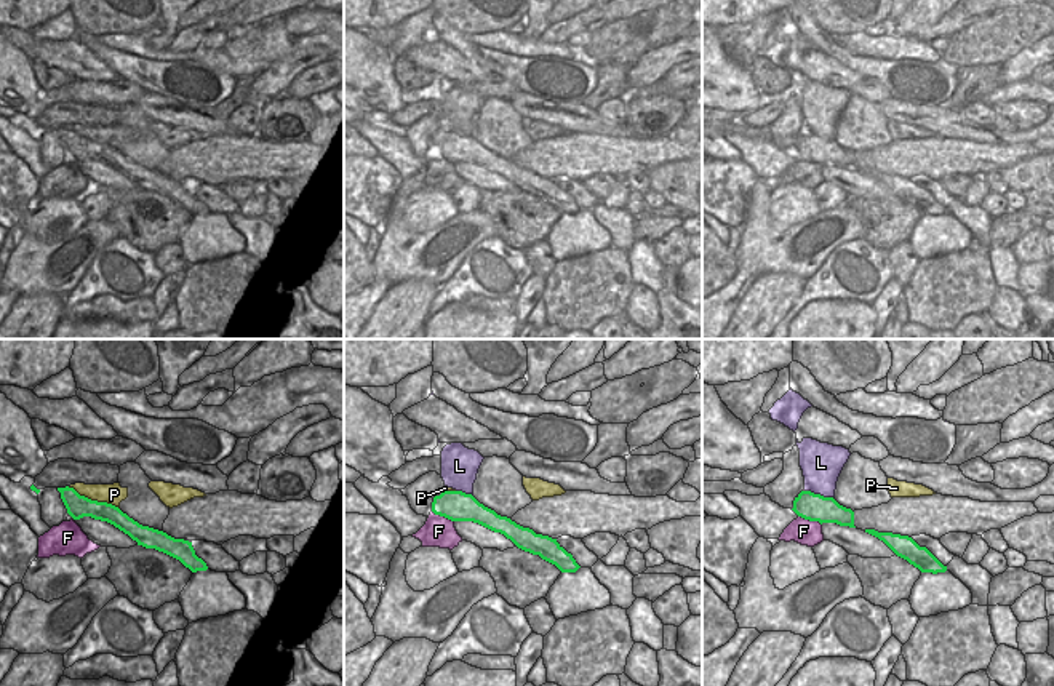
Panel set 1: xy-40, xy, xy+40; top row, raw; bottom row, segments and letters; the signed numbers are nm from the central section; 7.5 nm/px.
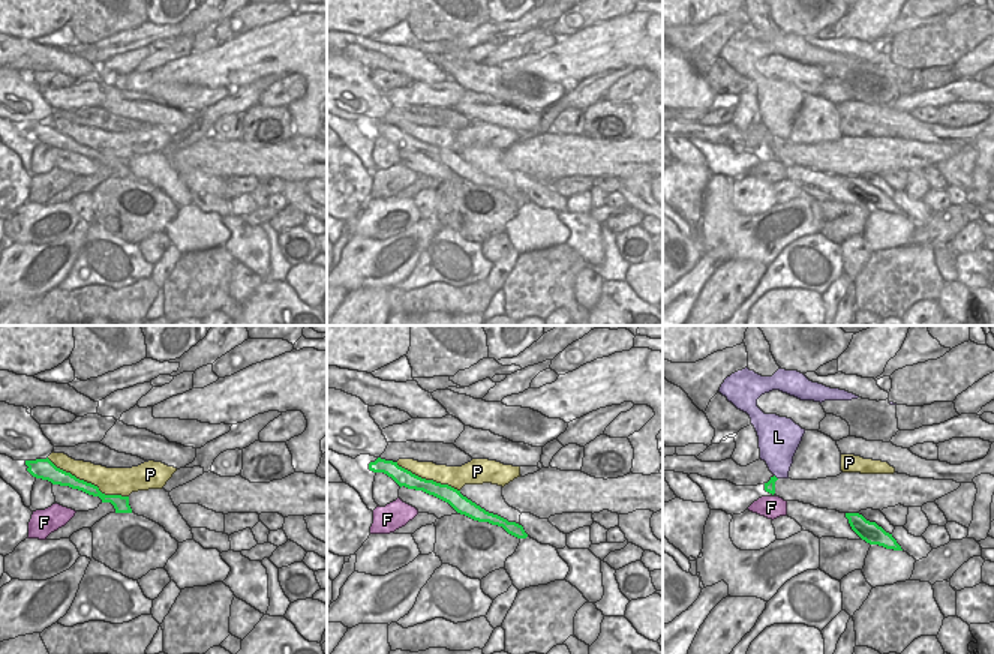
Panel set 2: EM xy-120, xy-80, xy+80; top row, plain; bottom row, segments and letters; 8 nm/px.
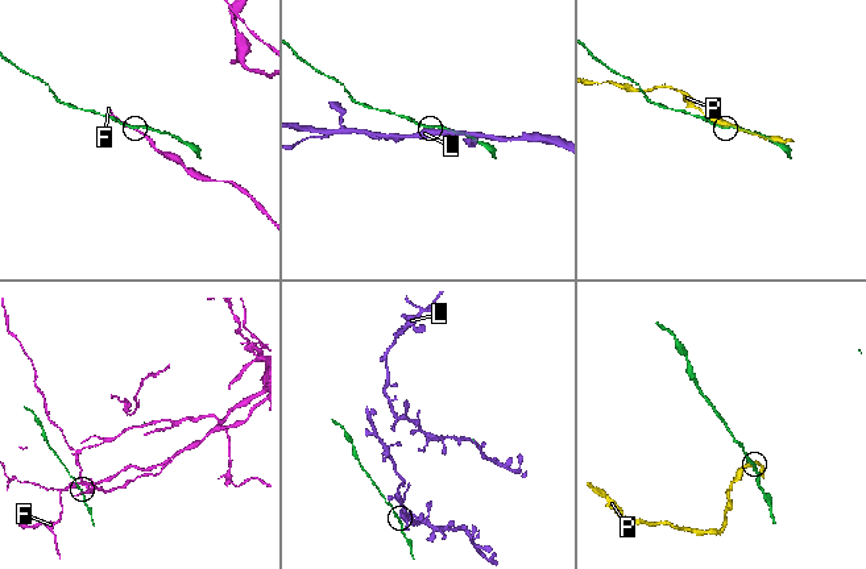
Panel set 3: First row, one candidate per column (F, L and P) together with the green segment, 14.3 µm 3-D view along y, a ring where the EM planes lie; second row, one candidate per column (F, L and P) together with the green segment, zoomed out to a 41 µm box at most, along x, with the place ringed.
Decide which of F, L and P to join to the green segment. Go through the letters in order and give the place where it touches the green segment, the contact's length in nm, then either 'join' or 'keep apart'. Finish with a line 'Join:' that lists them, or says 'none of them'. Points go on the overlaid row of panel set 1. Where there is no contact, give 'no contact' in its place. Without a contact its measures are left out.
F: xy+40 (810, 520) | 190 nm | keep apart
L: xy+40 (819, 494) | 220 nm | keep apart
P: xy-40 (93, 501) | 440 nm | keep apart
Join: none of them

